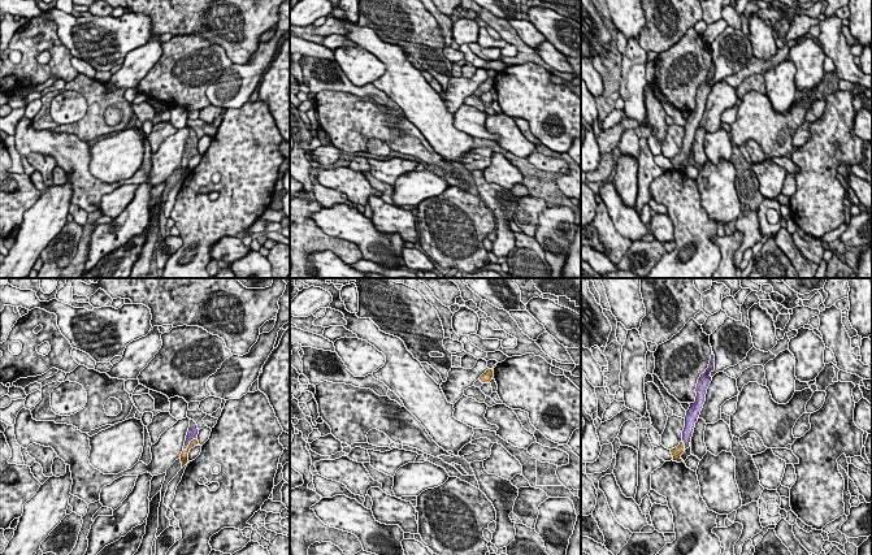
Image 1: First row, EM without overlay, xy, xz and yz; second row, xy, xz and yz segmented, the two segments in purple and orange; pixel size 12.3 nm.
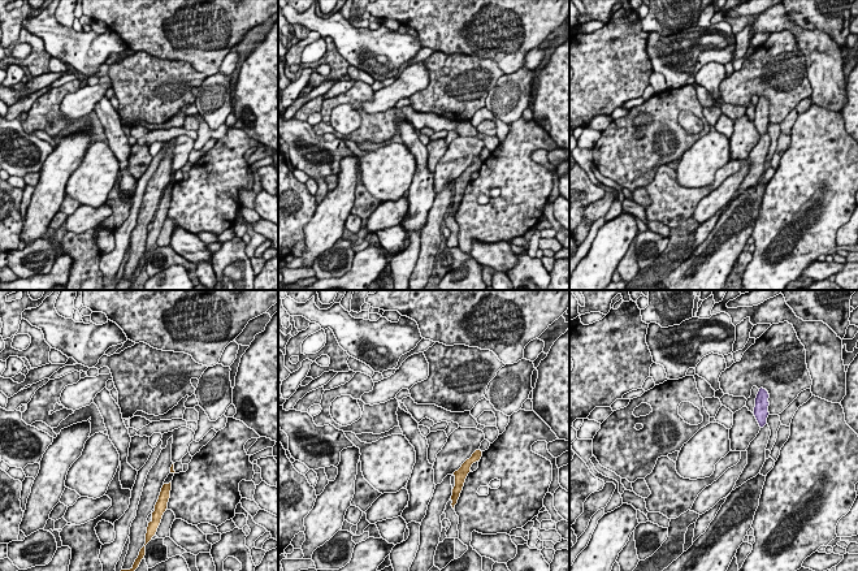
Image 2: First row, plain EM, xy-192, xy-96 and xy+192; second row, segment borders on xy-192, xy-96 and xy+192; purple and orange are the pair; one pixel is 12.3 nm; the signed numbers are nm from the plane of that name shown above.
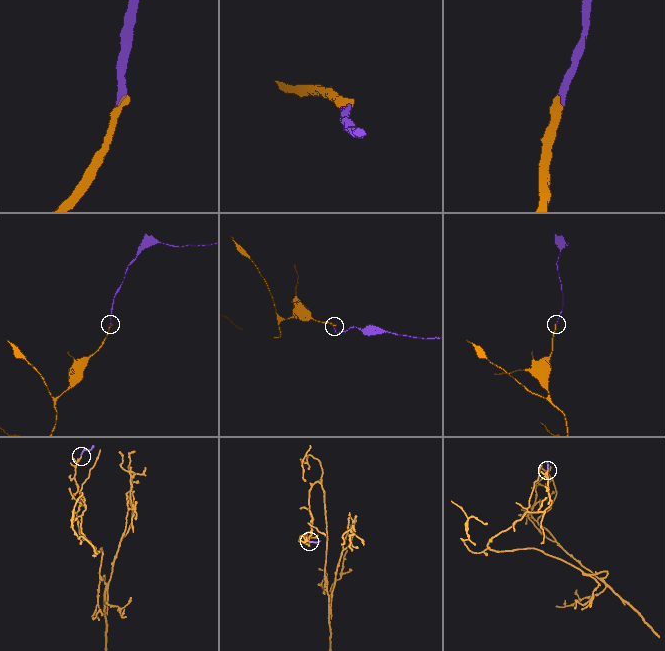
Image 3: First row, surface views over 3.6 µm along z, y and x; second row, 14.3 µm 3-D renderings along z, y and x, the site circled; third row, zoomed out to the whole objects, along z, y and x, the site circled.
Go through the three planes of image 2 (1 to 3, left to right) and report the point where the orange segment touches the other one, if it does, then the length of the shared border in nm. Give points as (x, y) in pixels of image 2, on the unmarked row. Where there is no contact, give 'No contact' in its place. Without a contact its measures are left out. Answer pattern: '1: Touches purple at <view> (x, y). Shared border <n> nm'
1: No contact
2: No contact
3: No contact

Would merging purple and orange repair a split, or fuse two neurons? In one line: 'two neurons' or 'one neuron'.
one neuron

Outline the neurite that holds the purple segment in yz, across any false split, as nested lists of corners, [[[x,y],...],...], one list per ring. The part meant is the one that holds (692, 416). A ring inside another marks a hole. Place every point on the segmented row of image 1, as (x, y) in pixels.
[[[712,352],[708,368],[698,378],[698,383],[697,383],[697,389],[695,389],[695,393],[697,393],[695,402],[690,403],[690,407],[686,411],[685,428],[682,430],[682,441],[680,442],[680,445],[677,447],[671,450],[673,461],[677,461],[677,463],[684,461],[681,459],[681,455],[685,452],[686,448],[690,447],[695,422],[698,421],[698,417],[699,417],[703,404],[706,402],[707,389],[712,381],[712,377],[710,374],[713,370],[715,370],[715,355]]]

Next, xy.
[[[190,419],[190,428],[186,435],[186,441],[185,441],[185,446],[183,446],[183,451],[181,454],[181,463],[182,463],[182,468],[188,463],[188,452],[191,448],[194,448],[195,446],[199,446],[199,441],[196,439],[199,434],[199,429],[198,425],[194,420]]]

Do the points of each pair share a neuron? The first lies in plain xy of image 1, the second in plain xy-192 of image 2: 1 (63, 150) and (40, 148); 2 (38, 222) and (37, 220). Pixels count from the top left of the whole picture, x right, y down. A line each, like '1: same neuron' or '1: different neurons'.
1: same neuron
2: same neuron

